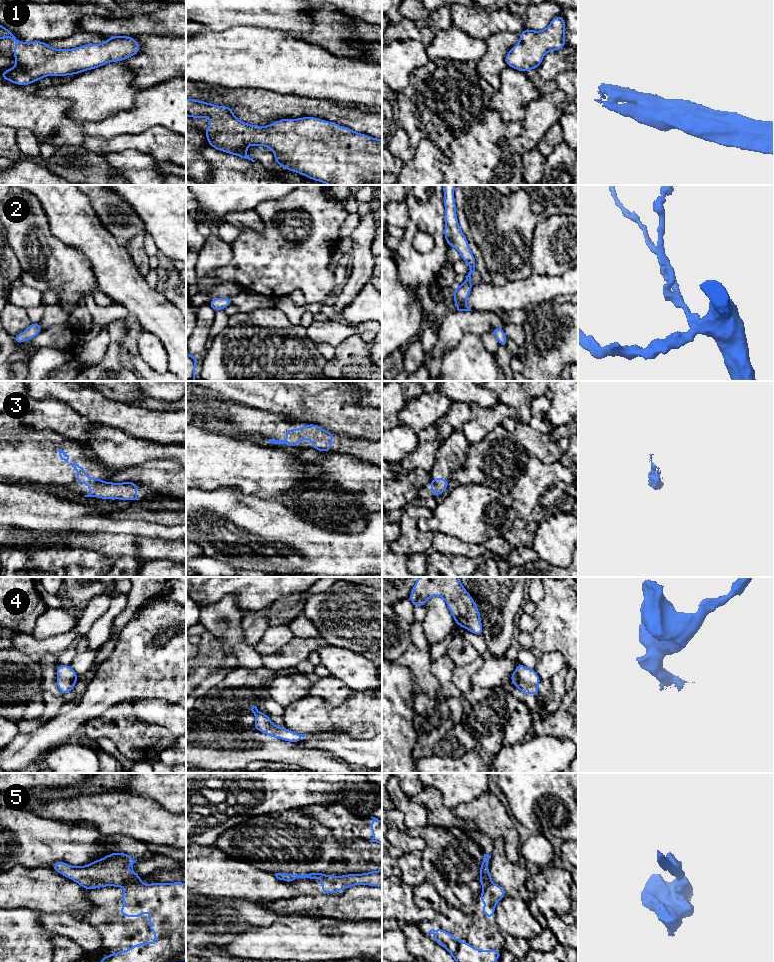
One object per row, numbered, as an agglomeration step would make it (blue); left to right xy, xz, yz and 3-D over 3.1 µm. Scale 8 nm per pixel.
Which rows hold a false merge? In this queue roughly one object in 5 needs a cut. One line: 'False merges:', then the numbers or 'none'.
False merges: 5

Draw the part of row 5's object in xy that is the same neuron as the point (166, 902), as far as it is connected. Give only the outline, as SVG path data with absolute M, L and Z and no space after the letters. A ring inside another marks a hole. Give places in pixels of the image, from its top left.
M173 882L131 885L126 887L120 900L129 904L128 906L119 907L120 914L128 918L140 918L146 910L150 912L148 916L150 926L148 929L155 933L155 944L153 945L150 942L135 944L128 950L106 955L99 962L186 962L186 883Z

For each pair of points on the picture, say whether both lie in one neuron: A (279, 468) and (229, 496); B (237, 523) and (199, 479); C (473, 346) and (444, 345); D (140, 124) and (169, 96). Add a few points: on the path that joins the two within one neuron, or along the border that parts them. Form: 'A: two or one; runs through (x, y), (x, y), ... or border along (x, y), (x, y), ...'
A: two; border along (218, 488), (239, 488), (263, 499)
B: two; border along (196, 487), (204, 489), (231, 488)
C: two; border along (479, 336), (467, 333), (441, 359)
D: one; runs through (147, 117), (162, 103)

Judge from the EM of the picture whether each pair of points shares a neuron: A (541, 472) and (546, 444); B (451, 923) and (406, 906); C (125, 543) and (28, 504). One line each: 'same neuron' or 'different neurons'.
A: different neurons
B: different neurons
C: different neurons

